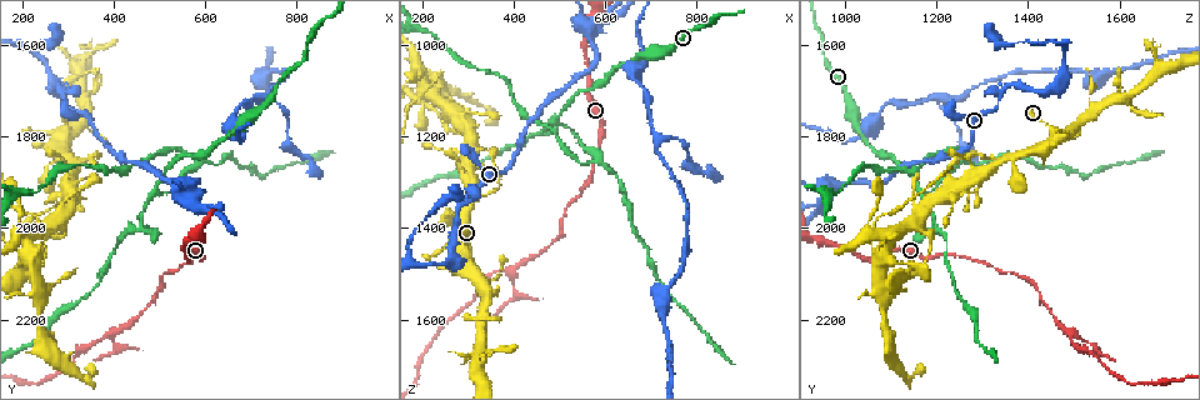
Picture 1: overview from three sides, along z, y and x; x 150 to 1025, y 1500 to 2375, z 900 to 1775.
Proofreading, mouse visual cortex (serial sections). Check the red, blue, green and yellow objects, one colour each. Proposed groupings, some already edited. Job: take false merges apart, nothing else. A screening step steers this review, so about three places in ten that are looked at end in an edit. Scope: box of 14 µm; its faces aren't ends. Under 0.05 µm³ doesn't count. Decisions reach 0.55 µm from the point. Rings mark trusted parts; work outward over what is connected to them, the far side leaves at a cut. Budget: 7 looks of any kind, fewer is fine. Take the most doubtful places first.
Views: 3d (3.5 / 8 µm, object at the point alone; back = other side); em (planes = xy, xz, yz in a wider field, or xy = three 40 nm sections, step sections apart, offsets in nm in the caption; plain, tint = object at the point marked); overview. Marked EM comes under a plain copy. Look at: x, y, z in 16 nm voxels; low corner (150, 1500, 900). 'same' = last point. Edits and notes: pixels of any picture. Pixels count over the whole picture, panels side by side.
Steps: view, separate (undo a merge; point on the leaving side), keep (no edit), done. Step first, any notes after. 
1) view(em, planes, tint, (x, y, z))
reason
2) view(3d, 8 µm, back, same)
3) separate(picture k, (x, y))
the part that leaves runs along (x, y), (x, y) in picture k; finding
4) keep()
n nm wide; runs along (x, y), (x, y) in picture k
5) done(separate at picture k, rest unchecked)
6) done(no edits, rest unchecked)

view(em, xy, step 5, tint, (490, 1920, 1170))
abrupt turn

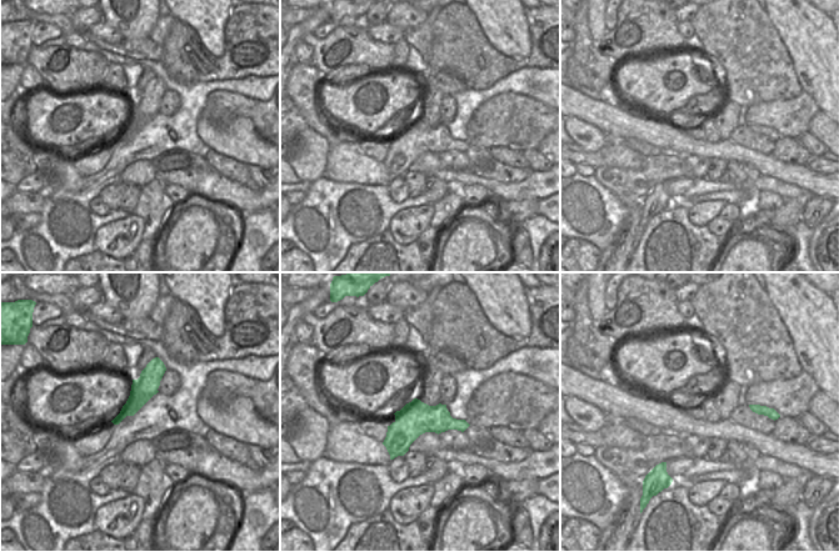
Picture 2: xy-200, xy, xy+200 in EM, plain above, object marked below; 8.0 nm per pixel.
view(3d, 3.5 µm, same)
see where the arms go

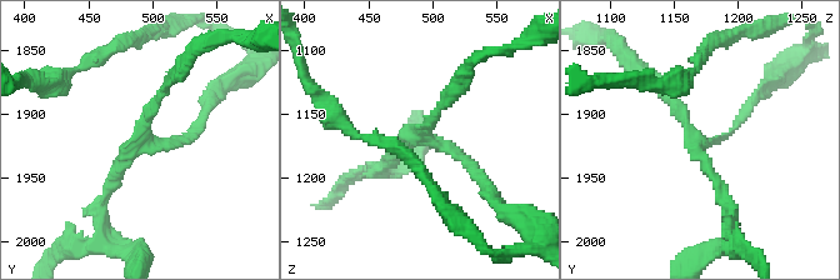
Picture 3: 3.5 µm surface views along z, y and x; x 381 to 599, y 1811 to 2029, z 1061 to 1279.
keep()
arms of 100, 150, 150 nm; runs along (650, 73), (701, 145), (736, 123) in picture 3; all the same cell

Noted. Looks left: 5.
view(3d, 3.5 µm, (280, 1705, 1345))
abrupt turn

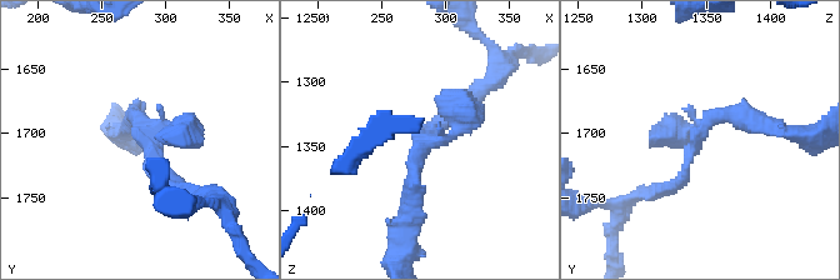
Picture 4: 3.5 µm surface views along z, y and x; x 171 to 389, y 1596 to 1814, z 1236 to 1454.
view(em, xy, step 1, tint, (288, 1704, 1344))
now the EM

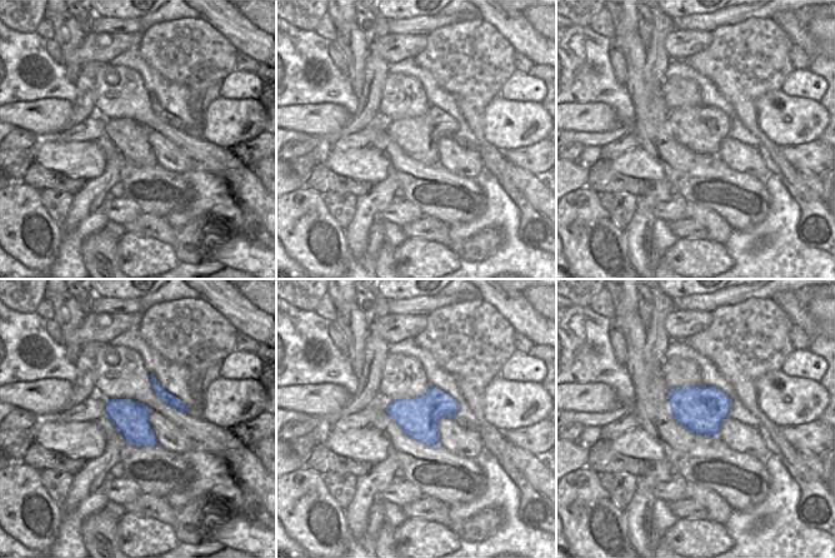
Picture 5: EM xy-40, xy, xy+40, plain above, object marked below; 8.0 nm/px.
keep()
runs along (474, 96), (416, 150), (409, 205) in picture 4; all the same cell

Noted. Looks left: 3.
view(3d, 3.5 µm, (270, 1700, 1450))
arms part here

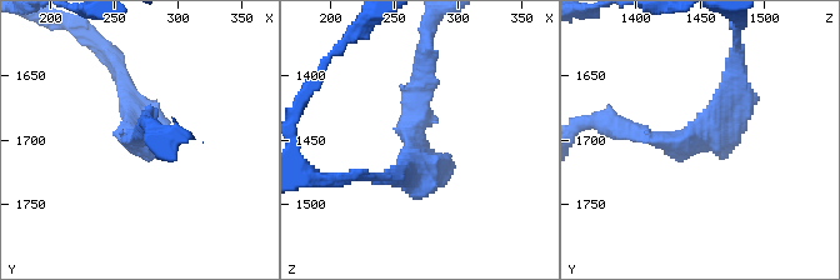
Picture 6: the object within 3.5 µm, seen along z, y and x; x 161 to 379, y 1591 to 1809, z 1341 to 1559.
keep()
runs along (630, 131), (708, 131), (736, 58) in picture 6; one cell here

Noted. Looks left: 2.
done(no edits, rest unchecked)

